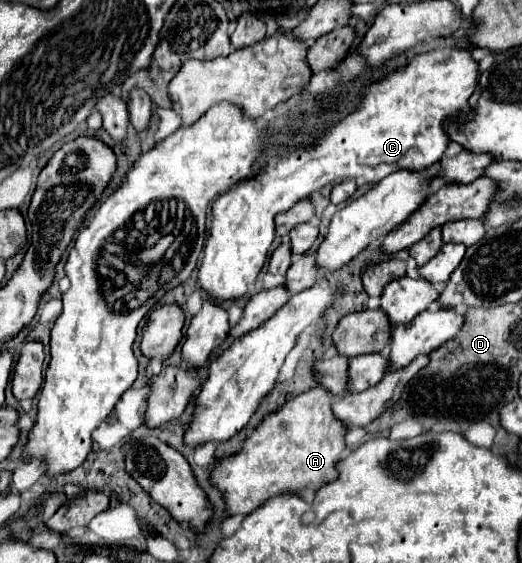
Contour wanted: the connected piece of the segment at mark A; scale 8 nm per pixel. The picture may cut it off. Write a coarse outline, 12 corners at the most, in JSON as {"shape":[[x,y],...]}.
{"shape":[[323,385],[221,459],[227,511],[337,479],[345,423]]}

